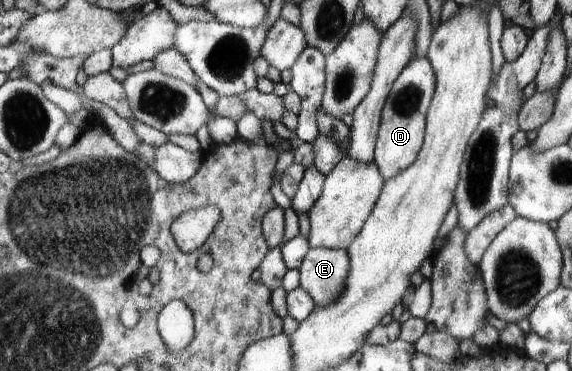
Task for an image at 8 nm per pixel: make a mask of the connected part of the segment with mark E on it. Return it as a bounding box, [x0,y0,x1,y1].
[299,248,349,306]

